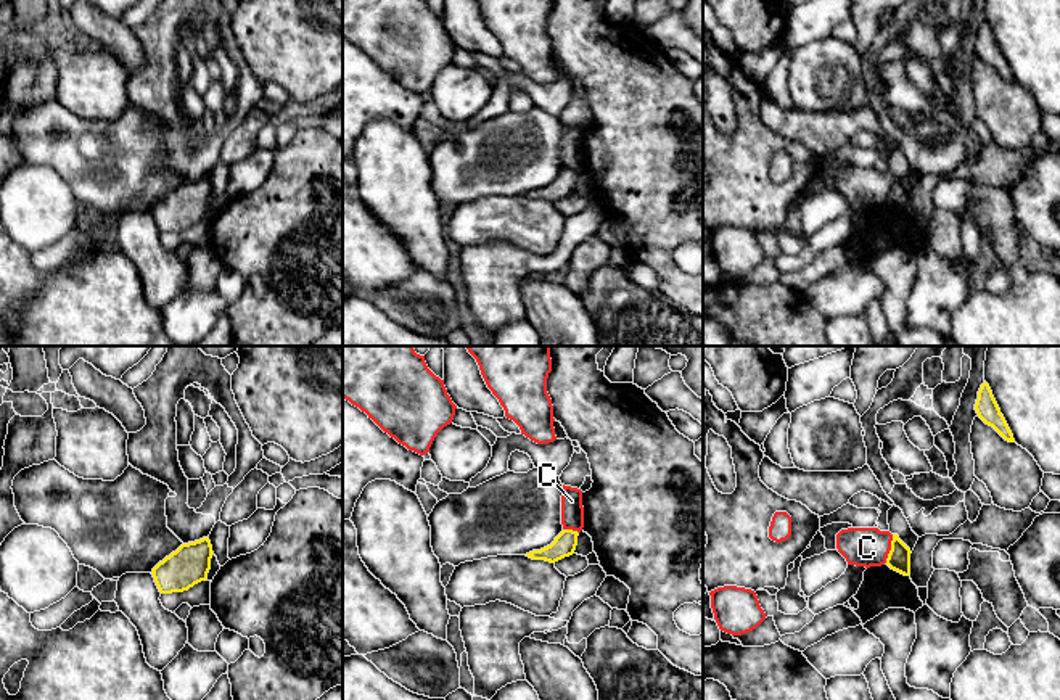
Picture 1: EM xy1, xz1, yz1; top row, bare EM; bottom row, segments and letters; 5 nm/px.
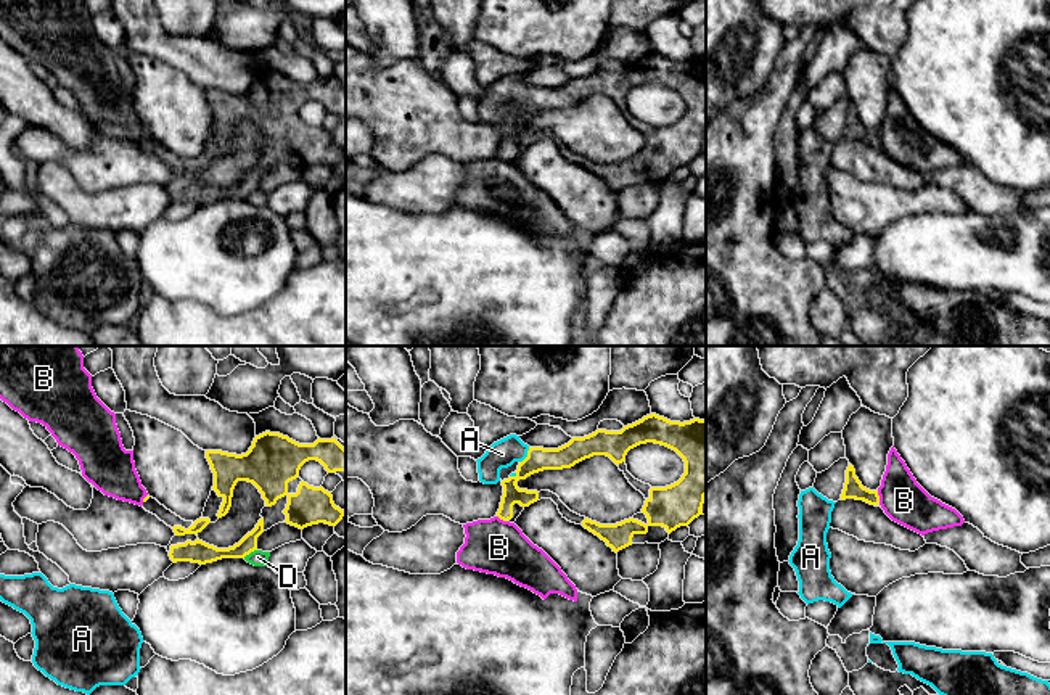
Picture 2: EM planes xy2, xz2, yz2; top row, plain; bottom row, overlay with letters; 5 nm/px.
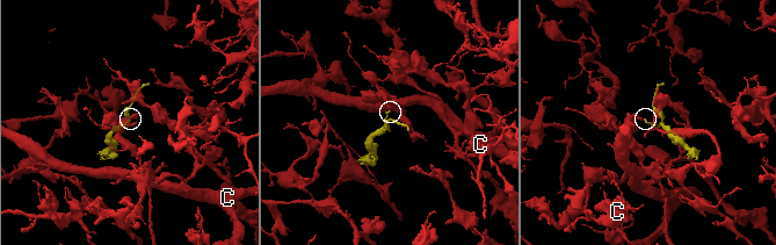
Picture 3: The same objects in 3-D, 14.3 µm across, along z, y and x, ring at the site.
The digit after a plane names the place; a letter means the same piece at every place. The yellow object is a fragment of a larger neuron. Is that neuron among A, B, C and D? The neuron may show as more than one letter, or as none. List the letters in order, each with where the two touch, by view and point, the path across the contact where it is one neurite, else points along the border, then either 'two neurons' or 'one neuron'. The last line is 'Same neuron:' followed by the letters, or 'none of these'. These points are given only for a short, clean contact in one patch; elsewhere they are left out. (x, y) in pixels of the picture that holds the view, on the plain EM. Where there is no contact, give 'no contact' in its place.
A: contact xz2 (528, 95); one neuron
B: contact yz2 (878, 137); two neurons
C: contact yz1 (891, 189); border yz1 (893, 174), (885, 201); two neurons
D: contact xy2 (250, 192); border xy2 (256, 189), (243, 197); two neurons
Same neuron: A

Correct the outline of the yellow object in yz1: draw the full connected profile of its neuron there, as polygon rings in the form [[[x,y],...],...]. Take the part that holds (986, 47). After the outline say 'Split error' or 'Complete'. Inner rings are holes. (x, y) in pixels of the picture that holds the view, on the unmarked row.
[[[984,21],[978,31],[975,43],[978,56],[989,66],[992,66],[1005,80],[1015,82],[1013,74],[1000,53],[1000,48],[992,35],[989,24]]]. Complete

